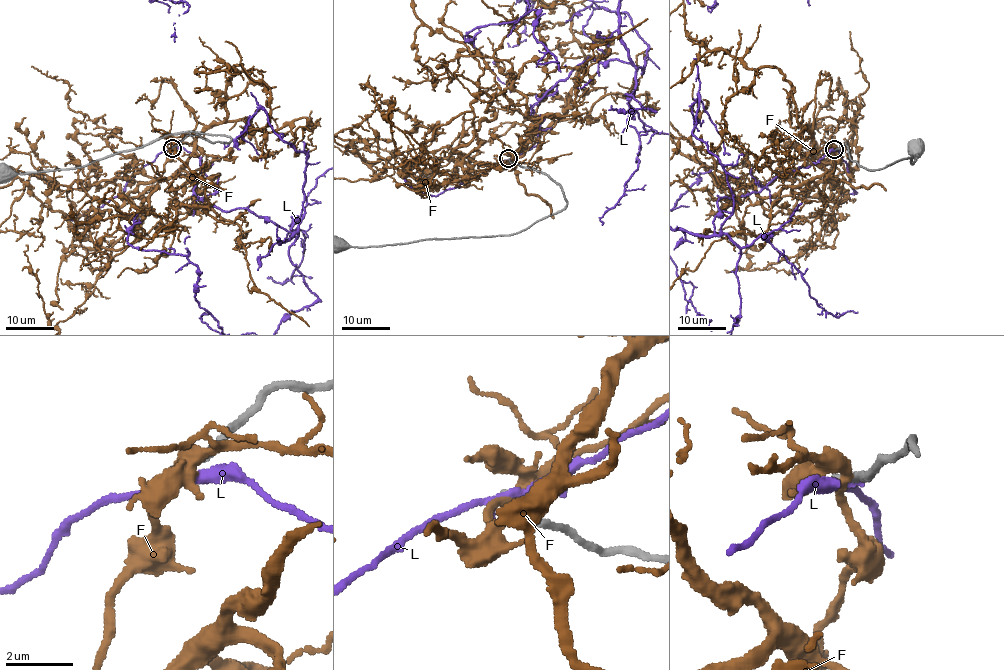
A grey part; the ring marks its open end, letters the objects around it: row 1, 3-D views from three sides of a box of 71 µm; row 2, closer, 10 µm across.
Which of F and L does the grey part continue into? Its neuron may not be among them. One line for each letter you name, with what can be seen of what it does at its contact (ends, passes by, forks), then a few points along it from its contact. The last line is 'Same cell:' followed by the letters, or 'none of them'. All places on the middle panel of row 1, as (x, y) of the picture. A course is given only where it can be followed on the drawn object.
Same cell: none of them

